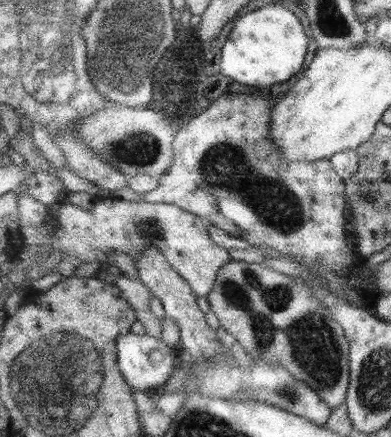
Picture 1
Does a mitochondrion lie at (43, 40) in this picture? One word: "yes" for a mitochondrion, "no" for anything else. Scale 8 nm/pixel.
yes

